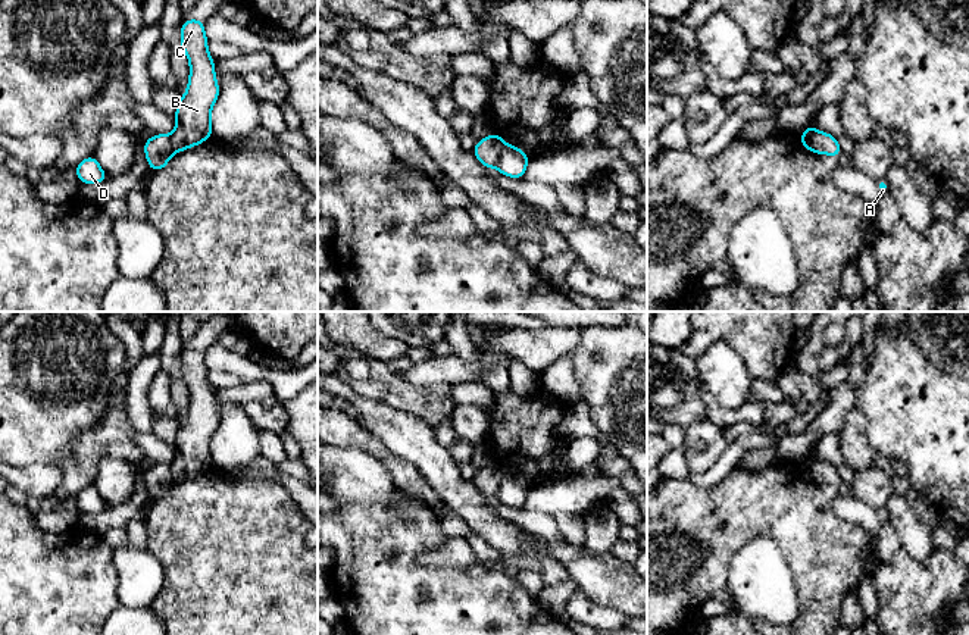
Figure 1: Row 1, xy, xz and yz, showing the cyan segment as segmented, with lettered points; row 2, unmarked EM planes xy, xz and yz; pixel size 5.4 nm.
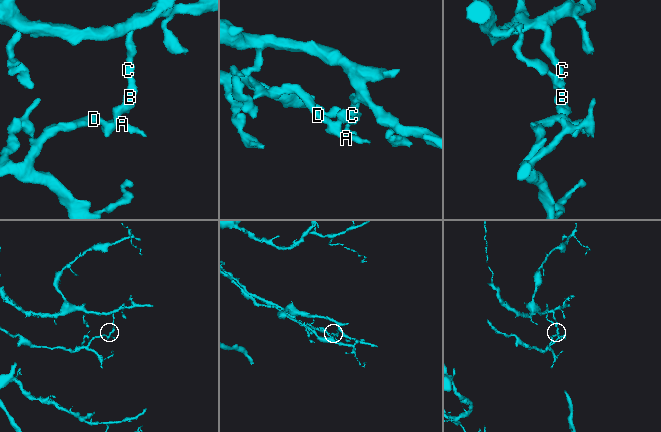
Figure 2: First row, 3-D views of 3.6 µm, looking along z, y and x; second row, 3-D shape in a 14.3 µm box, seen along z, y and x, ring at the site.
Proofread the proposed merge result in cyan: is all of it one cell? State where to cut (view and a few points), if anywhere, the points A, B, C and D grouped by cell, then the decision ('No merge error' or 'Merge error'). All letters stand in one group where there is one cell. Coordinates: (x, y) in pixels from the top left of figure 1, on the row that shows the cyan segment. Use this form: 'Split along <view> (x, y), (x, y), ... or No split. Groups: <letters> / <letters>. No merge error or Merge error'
Split along xz (506, 144), (496, 166). Groups: A D / B C. Merge error

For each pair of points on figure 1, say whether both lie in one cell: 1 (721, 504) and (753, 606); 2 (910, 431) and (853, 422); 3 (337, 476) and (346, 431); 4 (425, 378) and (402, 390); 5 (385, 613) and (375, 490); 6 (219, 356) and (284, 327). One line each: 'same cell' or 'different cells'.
1: different cells
2: different cells
3: different cells
4: different cells
5: different cells
6: different cells

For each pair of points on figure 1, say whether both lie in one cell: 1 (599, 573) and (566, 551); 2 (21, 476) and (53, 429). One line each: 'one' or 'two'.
1: one
2: two

